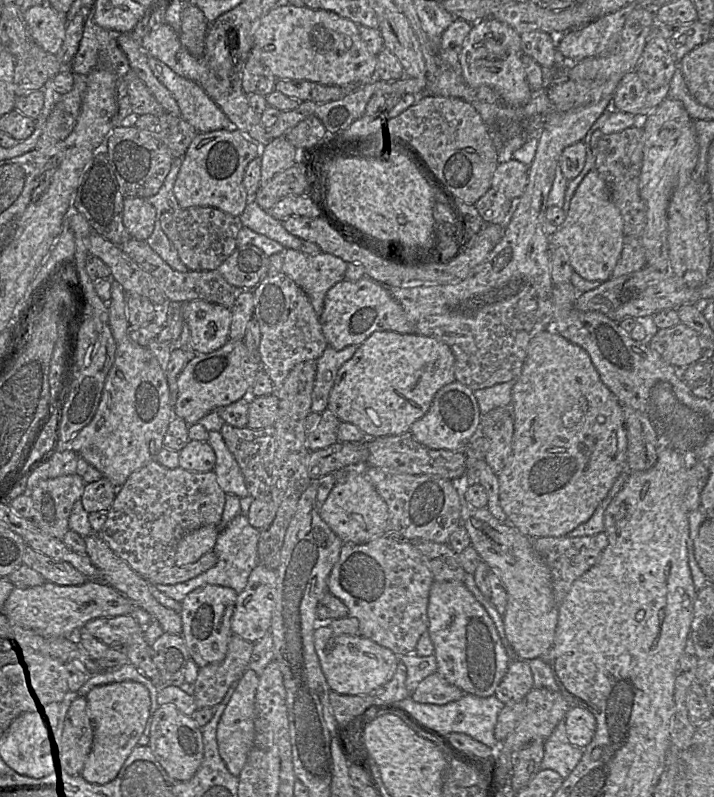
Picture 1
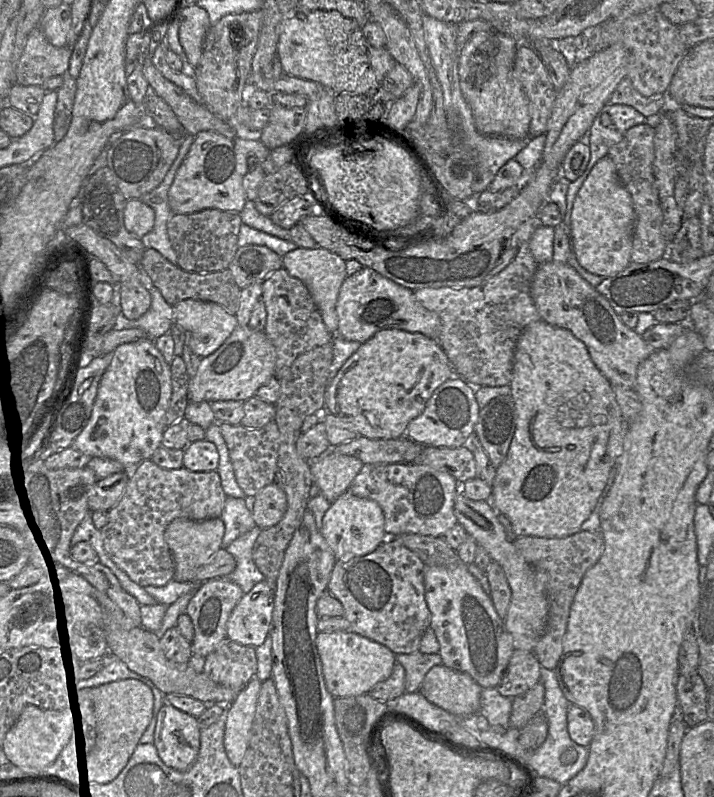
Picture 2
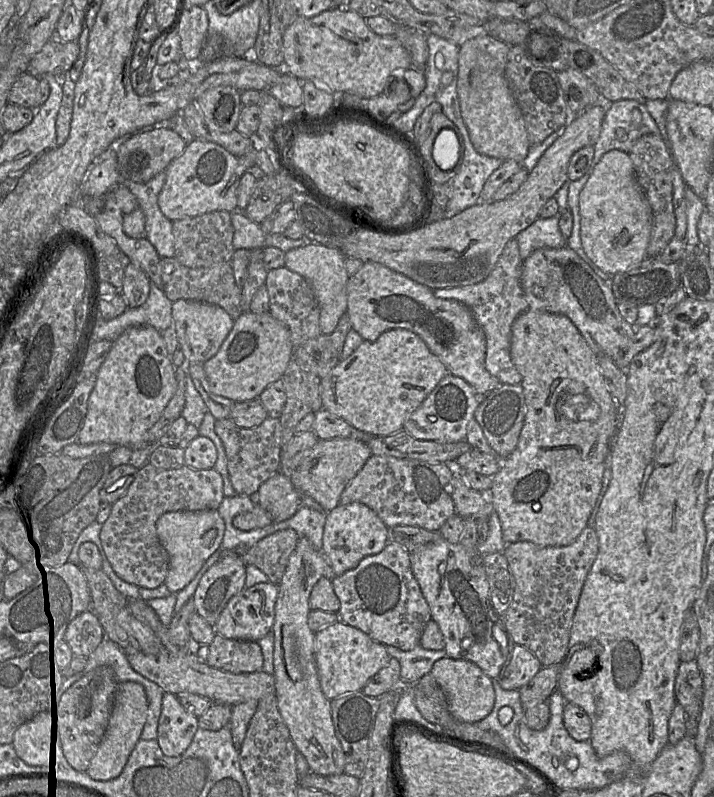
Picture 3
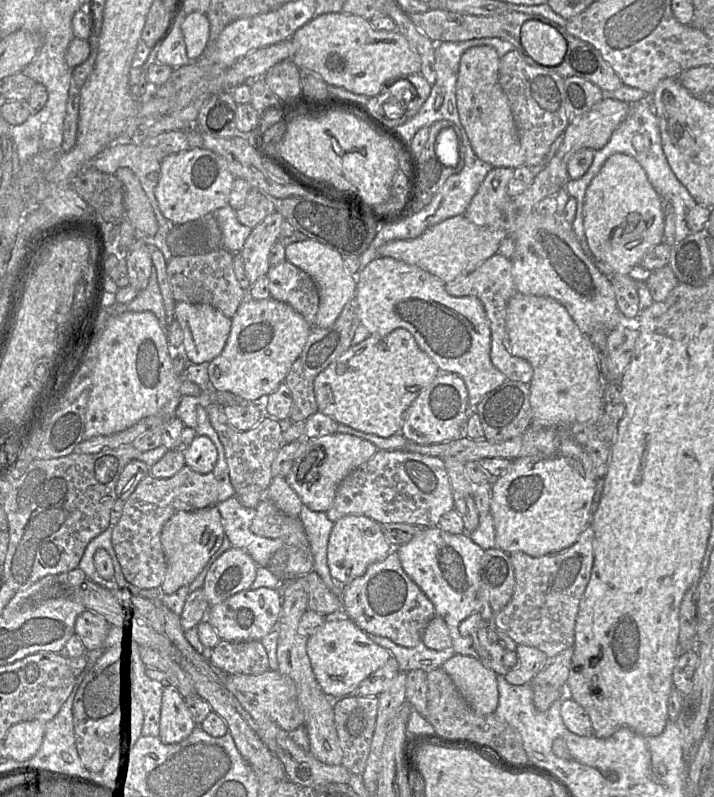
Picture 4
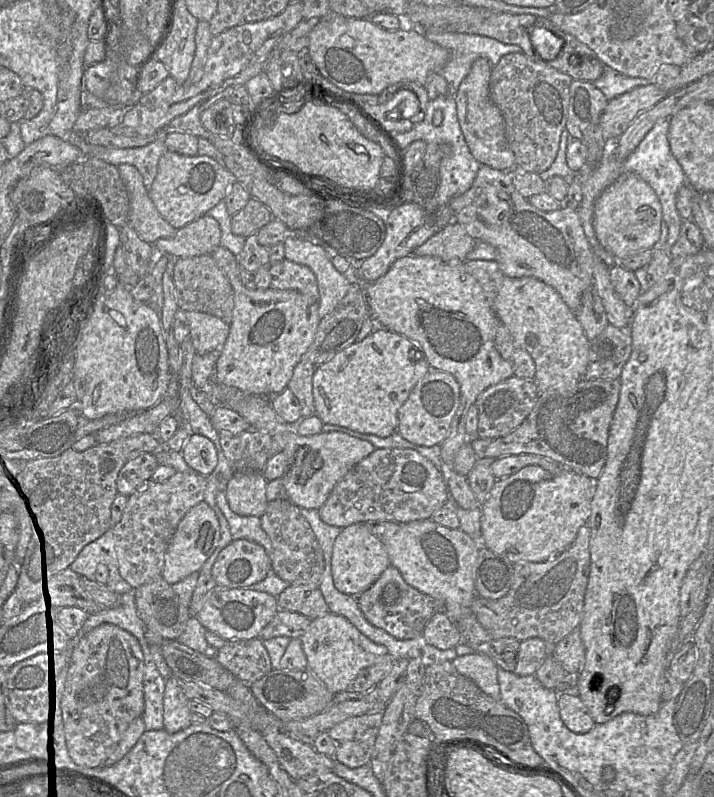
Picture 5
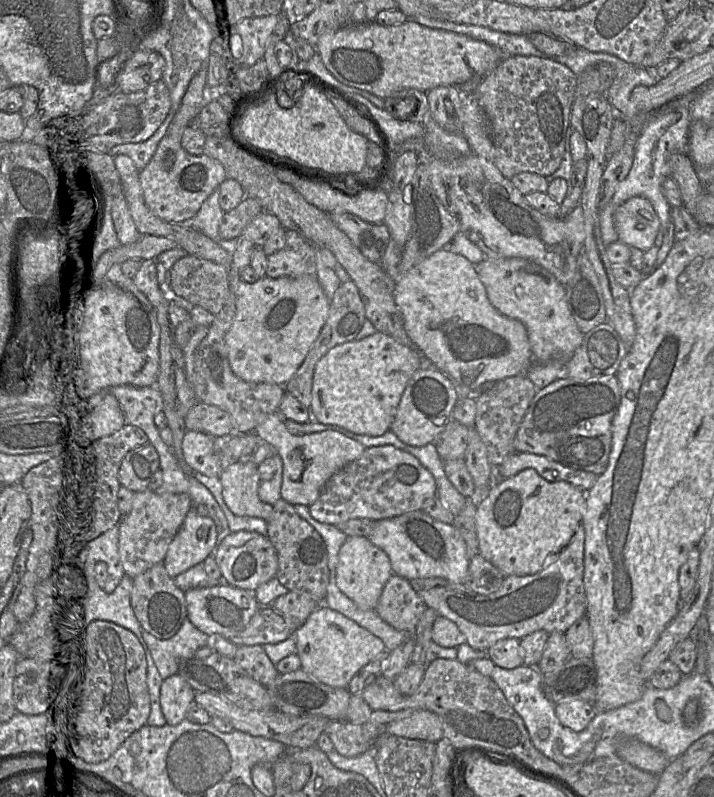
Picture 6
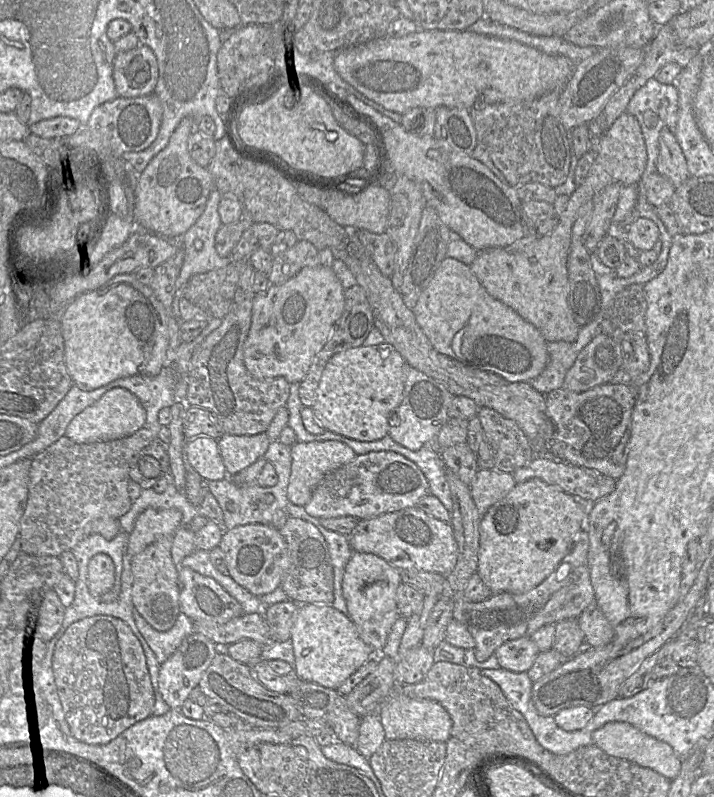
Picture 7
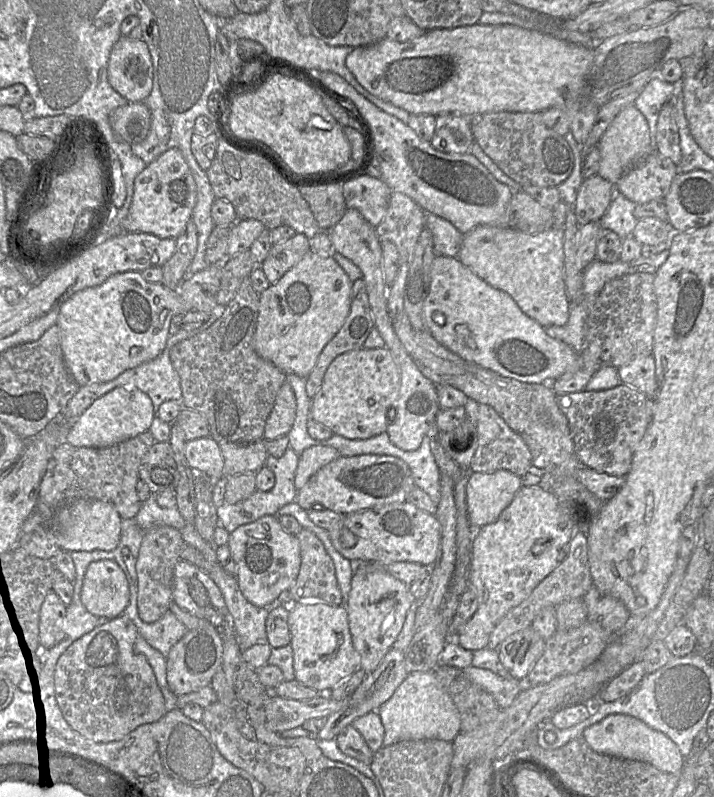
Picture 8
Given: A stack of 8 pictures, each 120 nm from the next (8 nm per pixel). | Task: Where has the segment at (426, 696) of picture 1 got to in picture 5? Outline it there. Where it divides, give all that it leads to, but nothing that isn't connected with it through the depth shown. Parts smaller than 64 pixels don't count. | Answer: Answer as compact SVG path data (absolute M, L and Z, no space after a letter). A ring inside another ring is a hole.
M473 653L457 656L451 661L457 672L473 681L480 690L495 700L500 700L497 665L485 654Z

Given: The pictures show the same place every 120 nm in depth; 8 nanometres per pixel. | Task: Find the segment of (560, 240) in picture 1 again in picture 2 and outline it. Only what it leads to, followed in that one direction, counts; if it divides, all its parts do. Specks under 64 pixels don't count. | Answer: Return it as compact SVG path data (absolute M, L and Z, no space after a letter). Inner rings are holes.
M604 156L583 182L572 207L570 240L579 264L603 278L624 270L631 263L635 221L631 195L619 179L611 158Z

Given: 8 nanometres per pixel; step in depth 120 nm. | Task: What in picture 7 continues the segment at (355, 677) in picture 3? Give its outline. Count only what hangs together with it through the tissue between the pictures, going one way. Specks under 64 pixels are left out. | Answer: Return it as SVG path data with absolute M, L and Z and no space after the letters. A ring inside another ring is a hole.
M327 603L299 605L292 617L290 640L297 676L302 681L334 690L375 655L360 638L350 617Z

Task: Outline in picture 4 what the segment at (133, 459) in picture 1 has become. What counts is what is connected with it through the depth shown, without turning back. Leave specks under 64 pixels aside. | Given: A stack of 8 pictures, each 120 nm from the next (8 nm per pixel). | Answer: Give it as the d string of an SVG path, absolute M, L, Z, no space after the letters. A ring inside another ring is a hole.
M150 311L110 316L97 345L98 355L89 389L83 440L121 432L141 419L156 414L176 393L180 393L182 385L181 376L176 375L172 366L167 334Z

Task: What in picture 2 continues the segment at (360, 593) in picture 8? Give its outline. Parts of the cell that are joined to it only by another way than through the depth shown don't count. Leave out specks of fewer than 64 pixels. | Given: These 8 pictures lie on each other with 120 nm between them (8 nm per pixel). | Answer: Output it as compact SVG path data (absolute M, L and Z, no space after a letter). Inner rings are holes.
M348 490L330 504L322 519L321 534L336 560L340 561L365 556L376 550L388 537L380 505L374 500L355 496Z

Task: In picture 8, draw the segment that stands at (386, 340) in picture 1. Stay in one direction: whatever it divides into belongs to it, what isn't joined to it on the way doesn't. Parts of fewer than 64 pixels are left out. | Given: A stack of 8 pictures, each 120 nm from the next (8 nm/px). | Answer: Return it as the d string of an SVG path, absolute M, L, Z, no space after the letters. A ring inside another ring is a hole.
M386 348L352 350L337 356L329 365L319 391L312 398L311 418L335 435L369 439L387 431L388 411L396 407L401 375Z

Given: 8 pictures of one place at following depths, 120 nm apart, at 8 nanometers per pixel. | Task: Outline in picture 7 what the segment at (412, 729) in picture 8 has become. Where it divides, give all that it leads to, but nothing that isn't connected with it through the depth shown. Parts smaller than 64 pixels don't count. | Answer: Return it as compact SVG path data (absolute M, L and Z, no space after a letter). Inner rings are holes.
M393 694L376 714L380 718L387 740L429 740L446 743L451 737L452 719L449 713L432 700Z

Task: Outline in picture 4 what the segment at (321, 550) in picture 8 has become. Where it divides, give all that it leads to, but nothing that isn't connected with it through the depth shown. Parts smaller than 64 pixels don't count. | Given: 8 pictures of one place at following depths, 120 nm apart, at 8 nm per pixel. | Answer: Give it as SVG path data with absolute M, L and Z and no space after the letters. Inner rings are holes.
M268 498L262 499L255 509L256 514L250 525L250 530L255 535L272 539L280 538L285 545L309 543L299 517L286 515Z

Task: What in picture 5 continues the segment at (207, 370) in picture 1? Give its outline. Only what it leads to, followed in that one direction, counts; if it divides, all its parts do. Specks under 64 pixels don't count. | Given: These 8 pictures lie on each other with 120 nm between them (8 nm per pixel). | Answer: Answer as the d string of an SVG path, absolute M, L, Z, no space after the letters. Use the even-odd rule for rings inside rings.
M218 246L211 256L234 291L233 319L216 362L216 378L251 395L277 395L288 387L295 366L314 341L321 321L319 301L294 290L250 290L241 281L238 257L229 249Z

